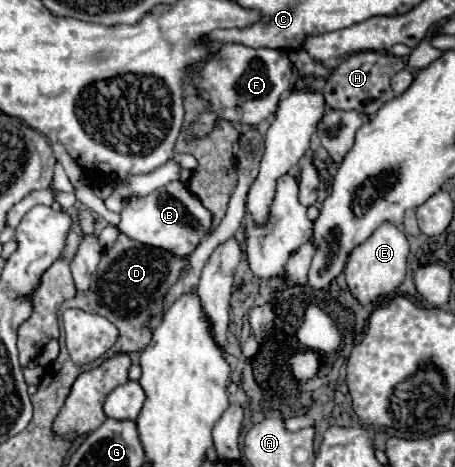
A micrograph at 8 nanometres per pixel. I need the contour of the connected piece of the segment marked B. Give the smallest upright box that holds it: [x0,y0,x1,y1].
[117,181,211,257]

